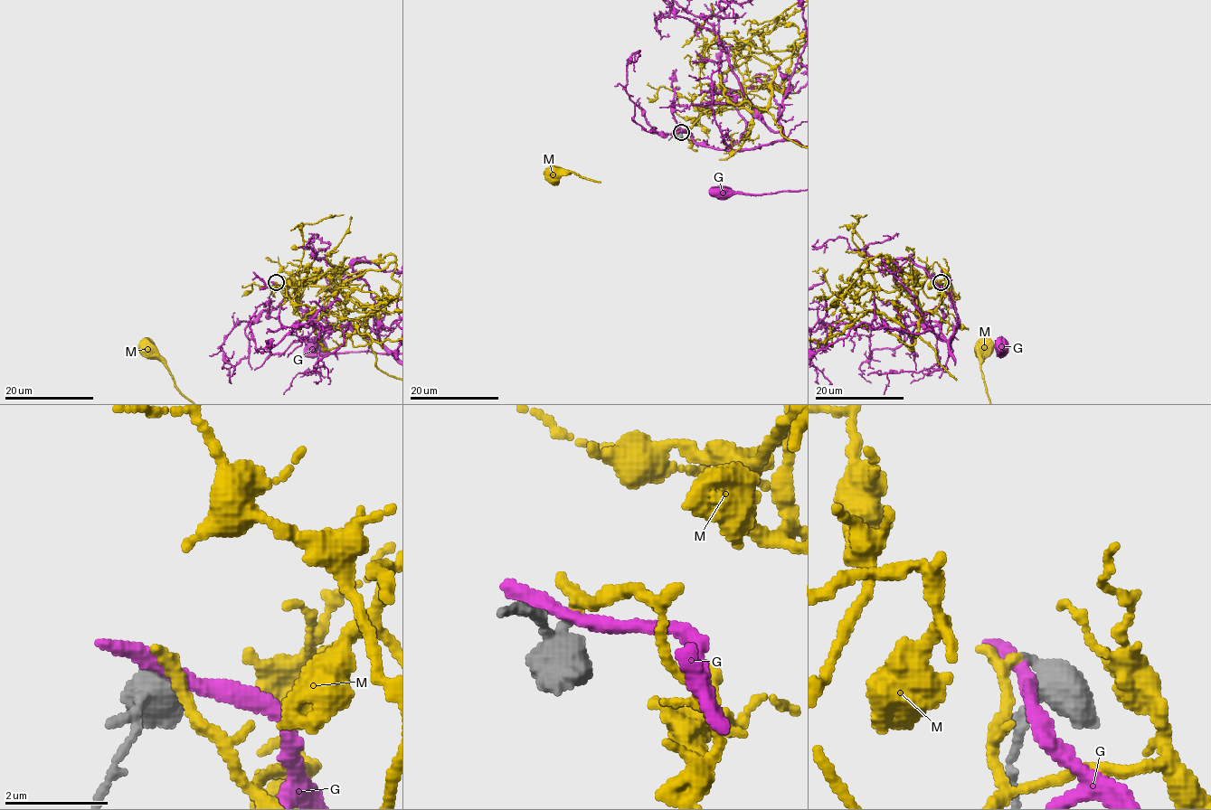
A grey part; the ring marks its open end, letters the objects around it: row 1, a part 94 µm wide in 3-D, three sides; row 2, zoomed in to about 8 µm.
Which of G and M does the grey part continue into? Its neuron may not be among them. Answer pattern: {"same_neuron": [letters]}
{"same_neuron": ["M"]}

